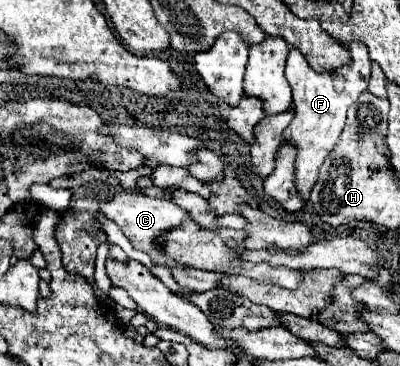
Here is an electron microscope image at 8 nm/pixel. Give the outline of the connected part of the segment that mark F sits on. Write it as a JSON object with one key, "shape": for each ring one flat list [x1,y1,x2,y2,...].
{"shape":[[344,44,352,62,344,68,336,68,332,72,316,72,304,60,304,54,298,48,290,48,286,62,286,78,292,86,294,98,294,120,284,130,286,142,292,142,298,148,296,156,296,188,304,200,310,198,310,190,318,180,318,170,328,156,328,152,338,144,340,132,344,130,346,112,350,104,358,100,358,96,366,90,370,78,370,58,364,44]]}

